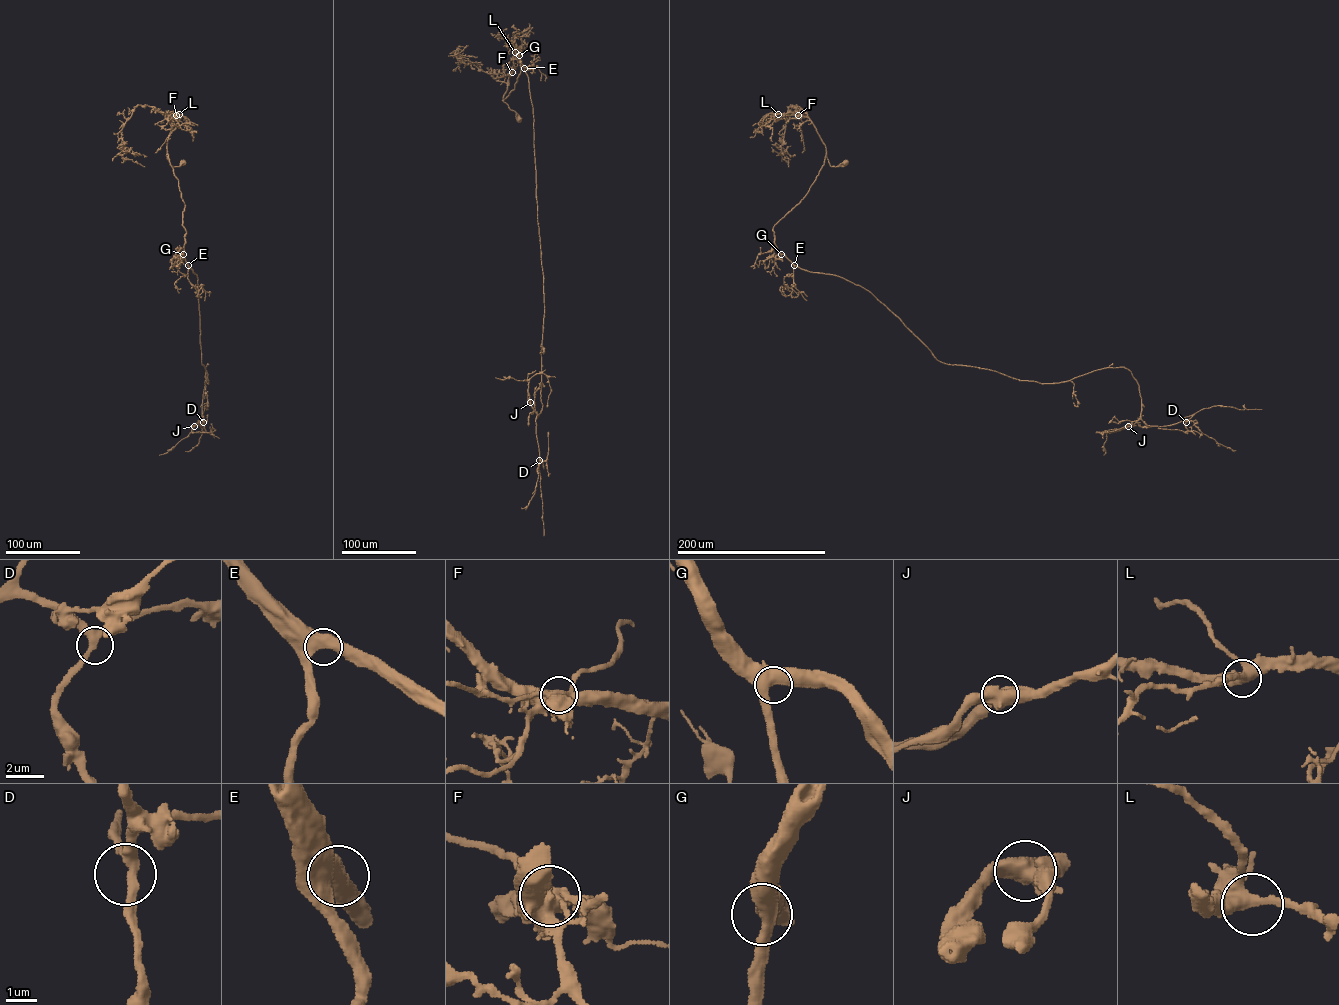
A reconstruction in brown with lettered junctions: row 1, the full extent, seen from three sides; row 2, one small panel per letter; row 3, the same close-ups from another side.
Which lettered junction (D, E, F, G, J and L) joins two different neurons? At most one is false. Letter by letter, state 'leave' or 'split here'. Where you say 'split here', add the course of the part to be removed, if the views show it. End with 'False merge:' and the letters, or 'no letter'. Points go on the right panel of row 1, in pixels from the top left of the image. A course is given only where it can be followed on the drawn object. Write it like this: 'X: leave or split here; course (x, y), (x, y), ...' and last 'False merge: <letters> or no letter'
D: leave
E: leave
F: split here; course (798, 115), (780, 116), (768, 123)
G: leave
J: leave
L: leave
False merge: F

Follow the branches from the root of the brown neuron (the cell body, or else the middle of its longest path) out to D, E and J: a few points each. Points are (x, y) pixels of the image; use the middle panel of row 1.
D: (519, 119), (502, 100), (517, 82), (521, 47), (533, 116), (543, 276), (542, 406), (535, 420), (539, 460)
E: (519, 119), (502, 100), (514, 89), (520, 73), (520, 47), (519, 58), (524, 68)
J: (519, 119), (502, 100), (517, 82), (521, 47), (533, 116), (544, 307), (538, 415), (530, 402)

